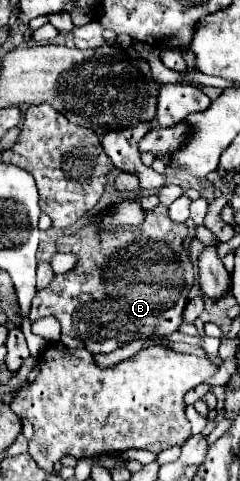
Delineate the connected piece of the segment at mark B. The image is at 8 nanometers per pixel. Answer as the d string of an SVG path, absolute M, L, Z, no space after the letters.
M164 205L150 209L146 221L140 227L122 227L114 233L102 233L92 221L88 221L74 237L58 241L58 249L76 253L78 263L72 271L56 275L46 289L36 293L30 319L36 321L46 315L54 315L62 325L62 333L80 339L90 353L112 353L114 349L134 339L174 333L182 325L188 291L194 283L194 265L190 257L182 251L182 241L186 233L186 223L176 225L168 217L168 207Z

